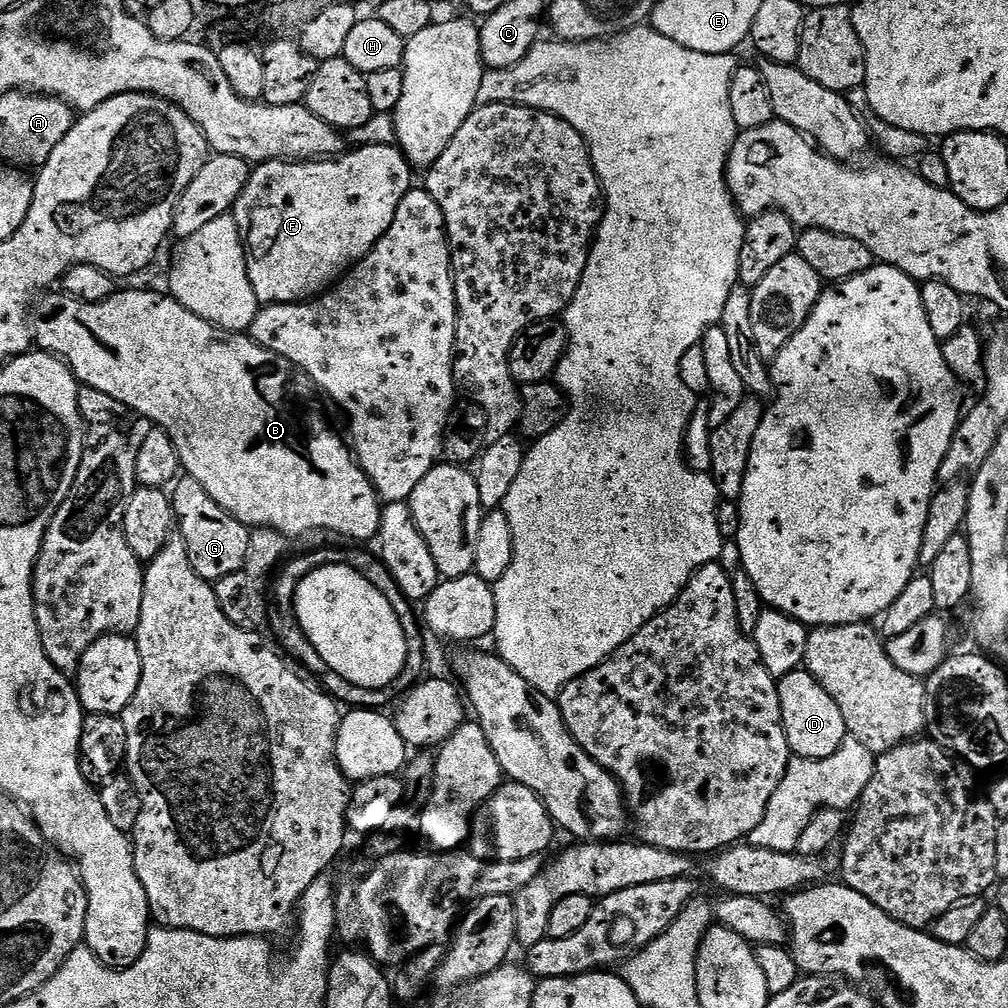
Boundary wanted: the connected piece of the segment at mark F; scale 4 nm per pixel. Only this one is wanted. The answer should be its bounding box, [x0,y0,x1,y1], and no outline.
[234,146,414,305]

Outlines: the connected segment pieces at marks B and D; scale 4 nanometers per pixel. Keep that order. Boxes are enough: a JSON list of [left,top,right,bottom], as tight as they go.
[[32,288,380,540],[776,670,849,758]]

